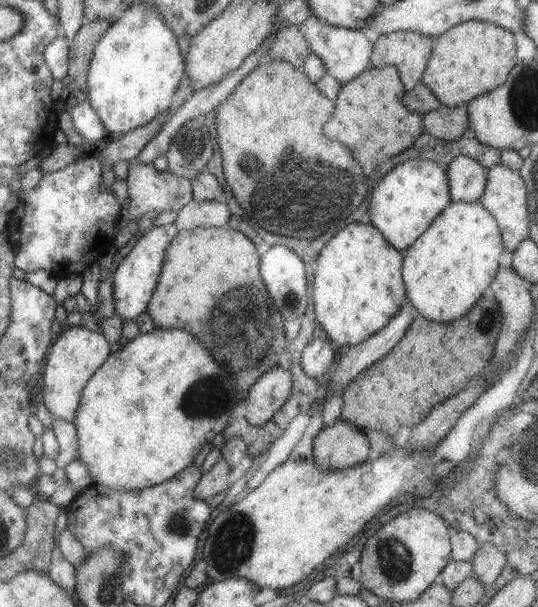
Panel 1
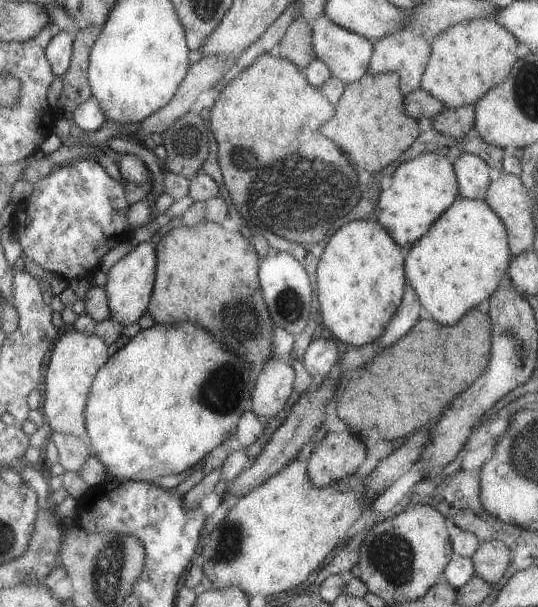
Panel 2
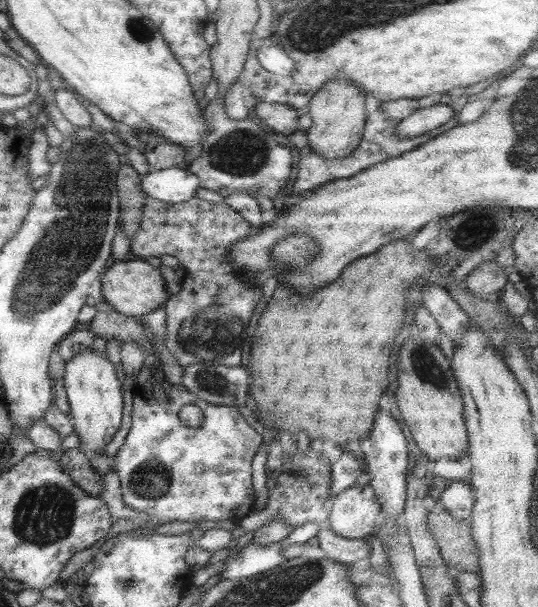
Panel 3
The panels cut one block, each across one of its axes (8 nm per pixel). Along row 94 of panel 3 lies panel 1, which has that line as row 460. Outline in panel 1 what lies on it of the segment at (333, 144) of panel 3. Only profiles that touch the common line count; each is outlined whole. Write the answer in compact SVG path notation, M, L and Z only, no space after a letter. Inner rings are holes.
M338 418L316 434L313 457L324 472L353 467L369 458L369 438L357 426Z

